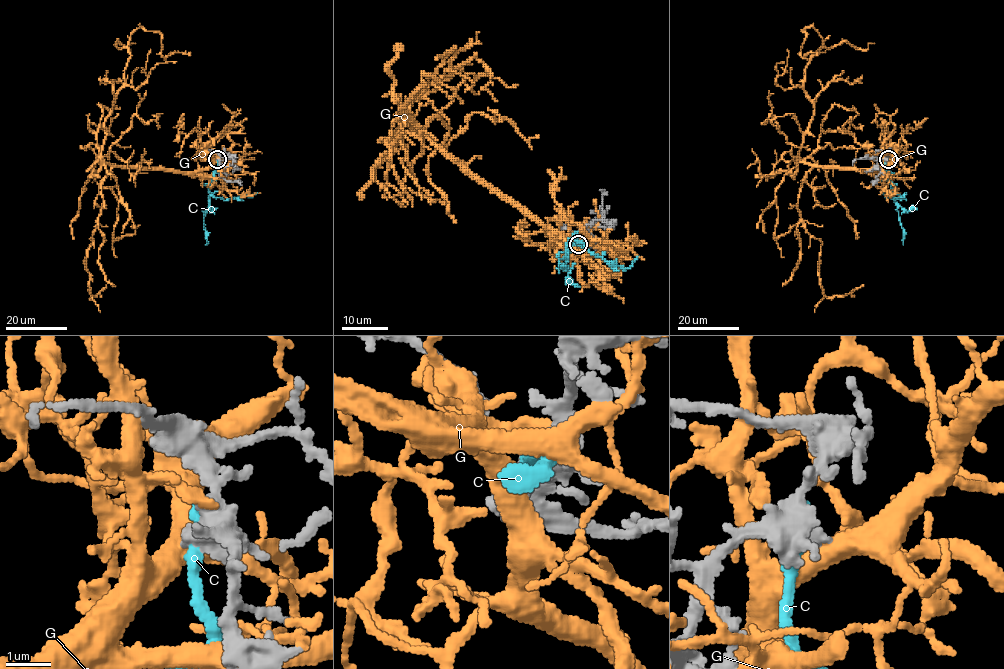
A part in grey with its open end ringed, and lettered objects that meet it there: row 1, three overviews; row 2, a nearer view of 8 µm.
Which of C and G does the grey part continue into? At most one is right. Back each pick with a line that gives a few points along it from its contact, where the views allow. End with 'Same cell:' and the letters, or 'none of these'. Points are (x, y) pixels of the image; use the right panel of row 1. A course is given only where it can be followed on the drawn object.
Same cell: none of these

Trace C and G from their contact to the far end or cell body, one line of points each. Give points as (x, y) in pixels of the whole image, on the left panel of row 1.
C: (218, 159), (218, 170), (209, 186), (212, 195), (225, 200), (242, 195), (250, 197), (257, 193)
G: (216, 159), (171, 172), (100, 157), (131, 33), (158, 31), (164, 57), (190, 55)

